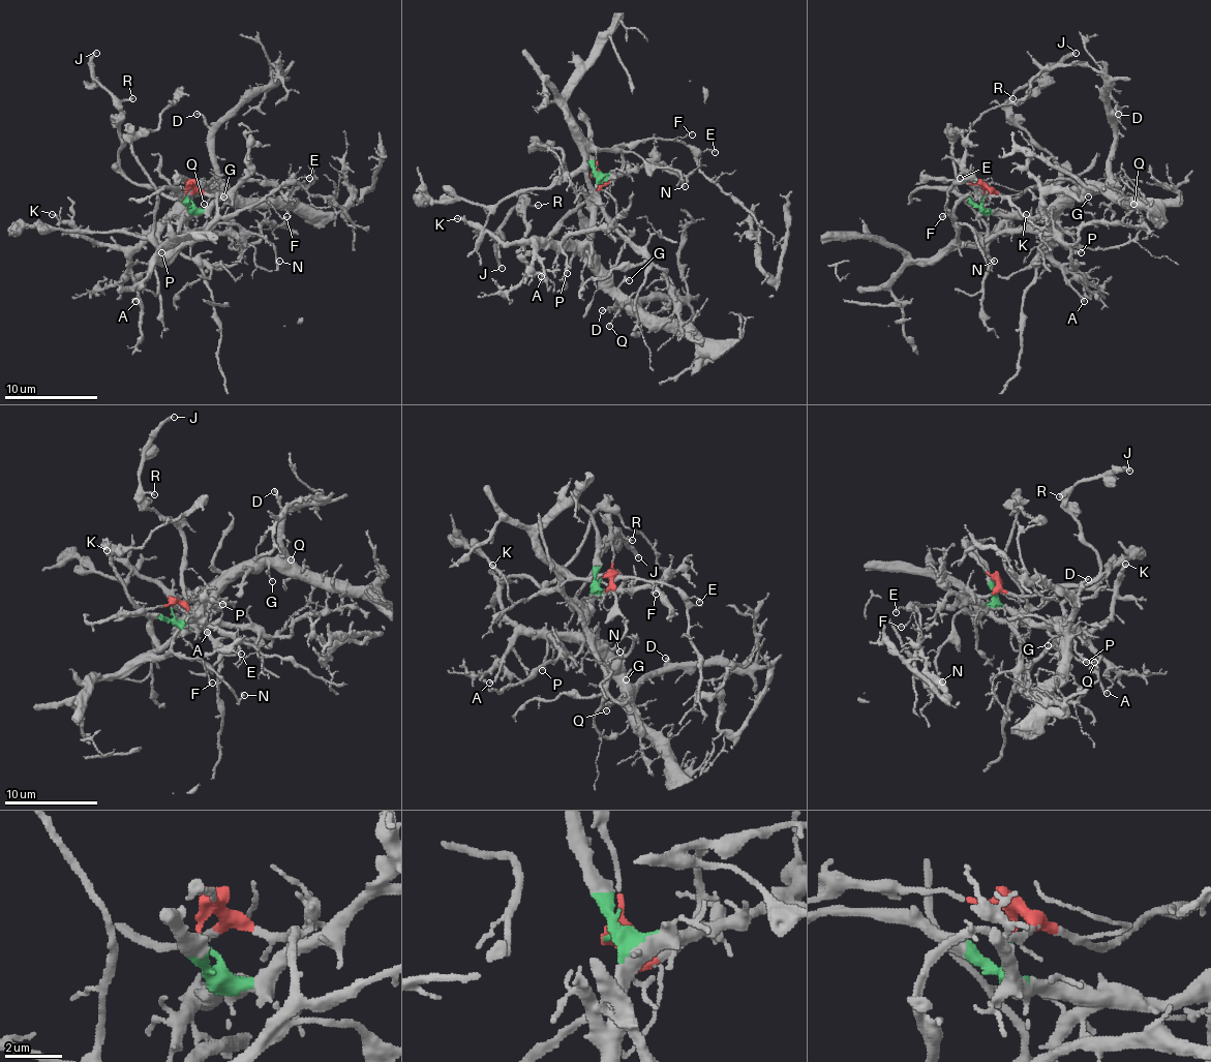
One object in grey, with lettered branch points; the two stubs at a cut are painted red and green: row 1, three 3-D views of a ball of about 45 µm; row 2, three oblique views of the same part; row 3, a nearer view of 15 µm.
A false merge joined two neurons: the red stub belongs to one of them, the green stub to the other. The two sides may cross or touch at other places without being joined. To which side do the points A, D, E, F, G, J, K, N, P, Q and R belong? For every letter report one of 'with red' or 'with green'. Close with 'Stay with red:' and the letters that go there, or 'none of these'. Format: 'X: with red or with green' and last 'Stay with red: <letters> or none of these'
A: with green
D: with green
E: with red
F: with red
G: with green
J: with red
K: with green
N: with red
P: with green
Q: with green
R: with red
Stay with red: E, F, J, N, R

